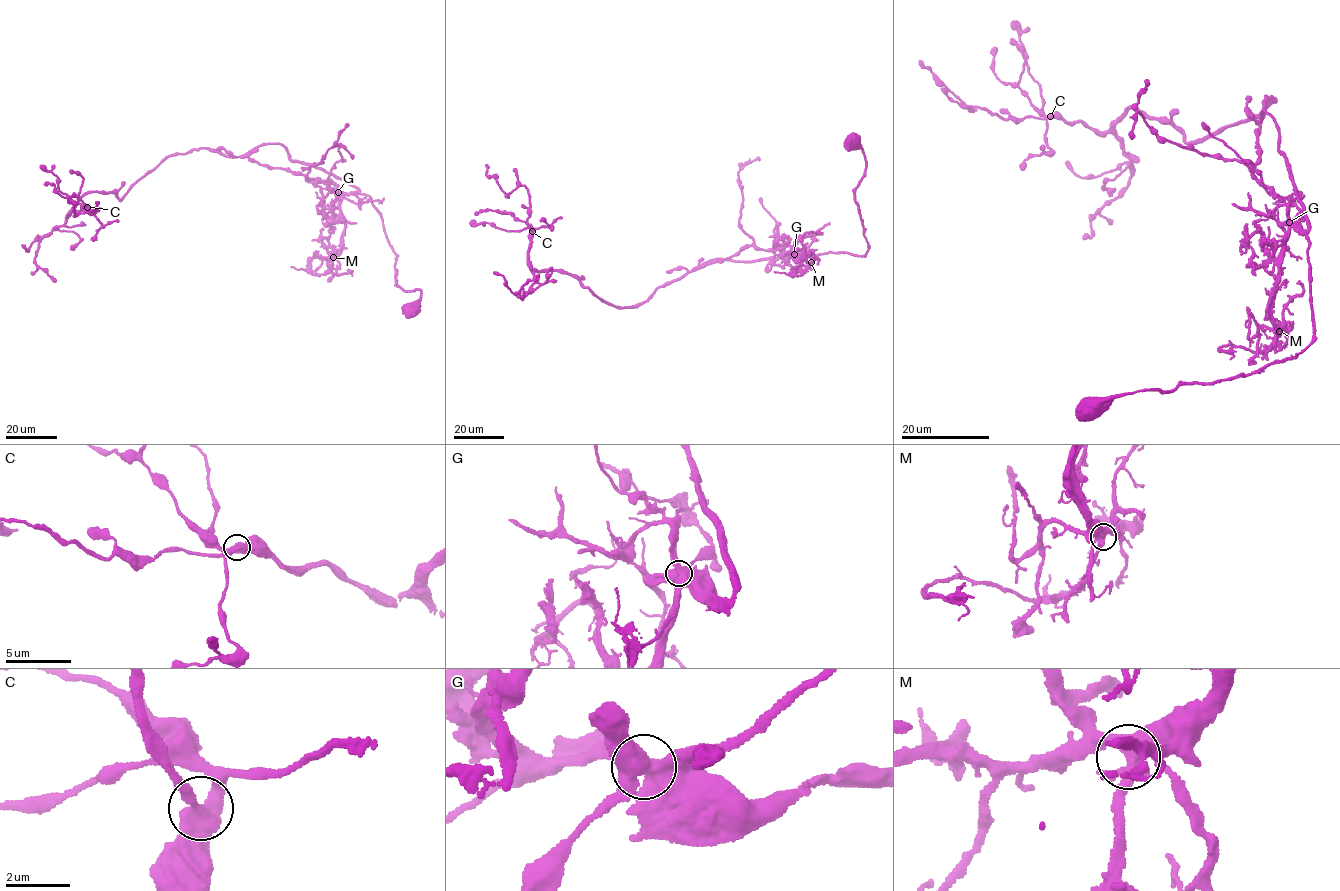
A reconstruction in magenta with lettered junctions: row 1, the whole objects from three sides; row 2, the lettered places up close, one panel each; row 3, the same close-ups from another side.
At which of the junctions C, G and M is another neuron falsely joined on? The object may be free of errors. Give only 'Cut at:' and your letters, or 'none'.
Cut at: none

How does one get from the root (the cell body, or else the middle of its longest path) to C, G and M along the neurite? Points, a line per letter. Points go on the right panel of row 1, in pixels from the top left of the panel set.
C: (1094, 408), (1304, 351), (1310, 243), (1251, 171), (1270, 96), (1188, 142), (1131, 106), (1103, 133), (1050, 116)
G: (1094, 408), (1135, 391), (1169, 392), (1179, 385), (1249, 375), (1304, 351), (1314, 331), (1310, 243), (1289, 222)
M: (1094, 408), (1135, 391), (1249, 375), (1304, 351), (1314, 331), (1310, 243), (1292, 226), (1269, 305), (1279, 331)

